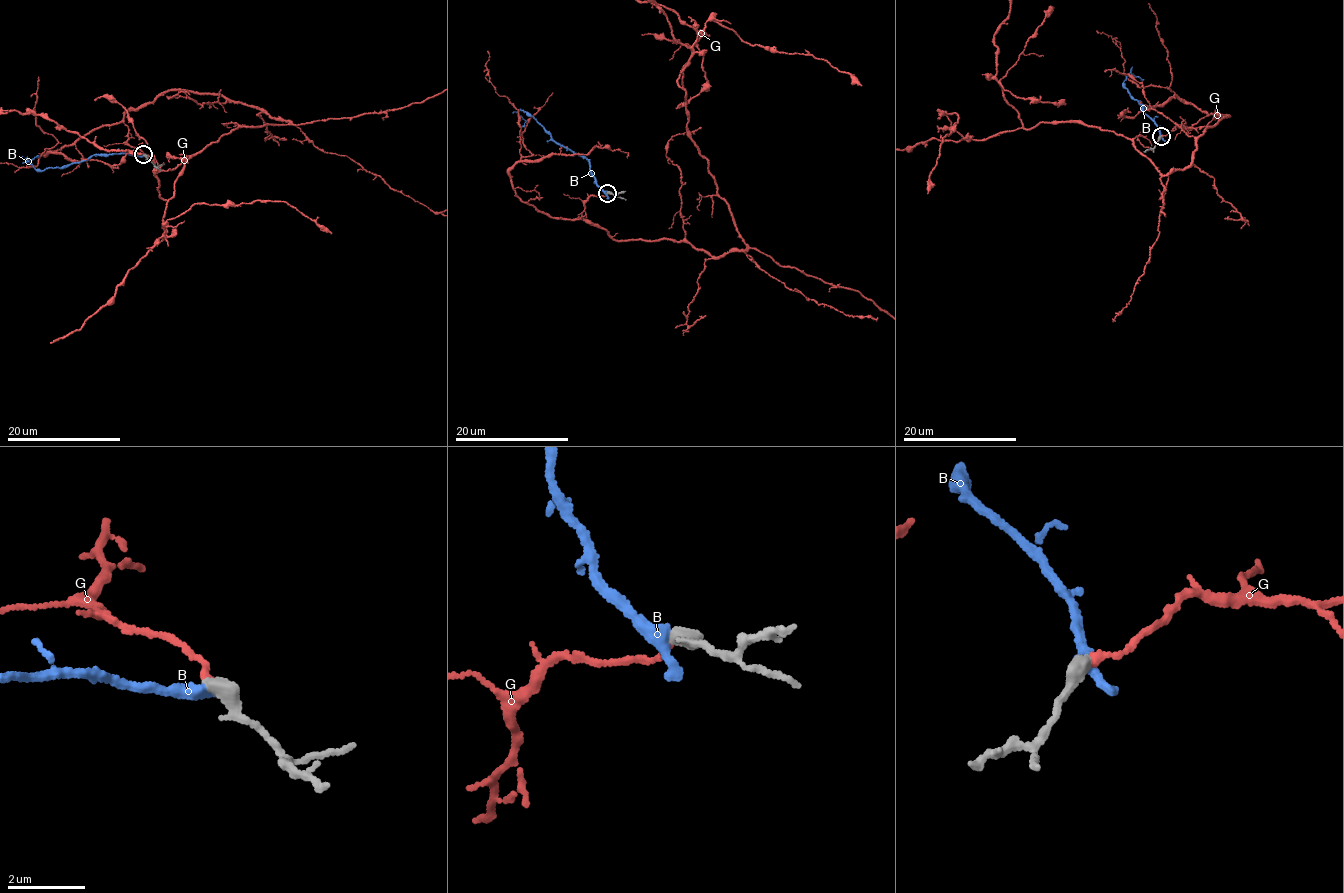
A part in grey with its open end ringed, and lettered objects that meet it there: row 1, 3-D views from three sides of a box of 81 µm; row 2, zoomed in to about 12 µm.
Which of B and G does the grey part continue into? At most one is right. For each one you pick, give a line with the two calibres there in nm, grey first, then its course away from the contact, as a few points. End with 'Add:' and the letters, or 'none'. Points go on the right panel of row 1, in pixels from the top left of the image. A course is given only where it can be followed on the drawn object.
G: 440 nm thick on the grey side, 180 nm on the other
Add: G

